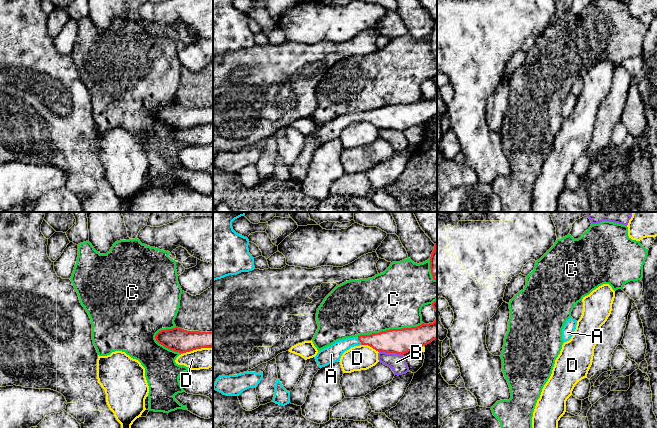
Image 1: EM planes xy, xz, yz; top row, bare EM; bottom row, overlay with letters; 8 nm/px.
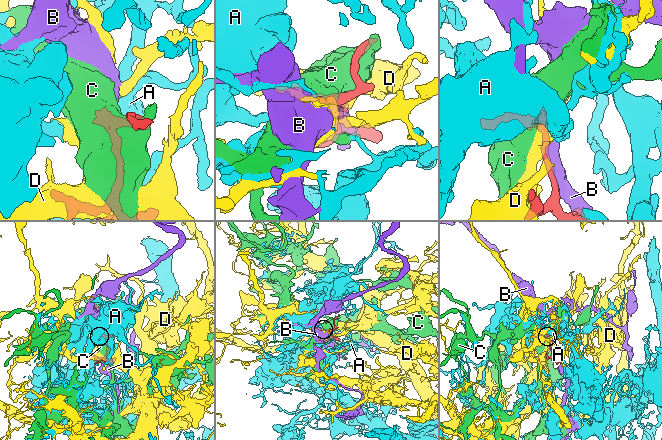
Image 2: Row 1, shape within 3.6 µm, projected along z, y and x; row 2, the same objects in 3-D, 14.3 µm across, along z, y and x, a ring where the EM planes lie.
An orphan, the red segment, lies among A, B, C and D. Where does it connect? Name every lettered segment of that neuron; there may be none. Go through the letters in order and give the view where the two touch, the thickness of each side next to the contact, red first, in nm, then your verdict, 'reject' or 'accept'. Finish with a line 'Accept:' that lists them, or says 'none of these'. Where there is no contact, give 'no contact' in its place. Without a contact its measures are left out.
A: meets red in xz; 190 nm thick on the red side, 140 nm on the other; accept
B: meets red in xz; 200 nm thick on the red side, 140 nm on the other; reject
C: meets red in xz; 200 nm thick on the red side, 460 nm on the other; reject
D: meets red in xy; 190 nm thick on the red side, 170 nm on the other; reject
Accept: A

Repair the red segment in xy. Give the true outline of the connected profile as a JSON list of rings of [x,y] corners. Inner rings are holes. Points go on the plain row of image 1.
[[[178,103],[159,107],[156,117],[179,129],[201,124],[213,124],[213,108],[187,107]]]

